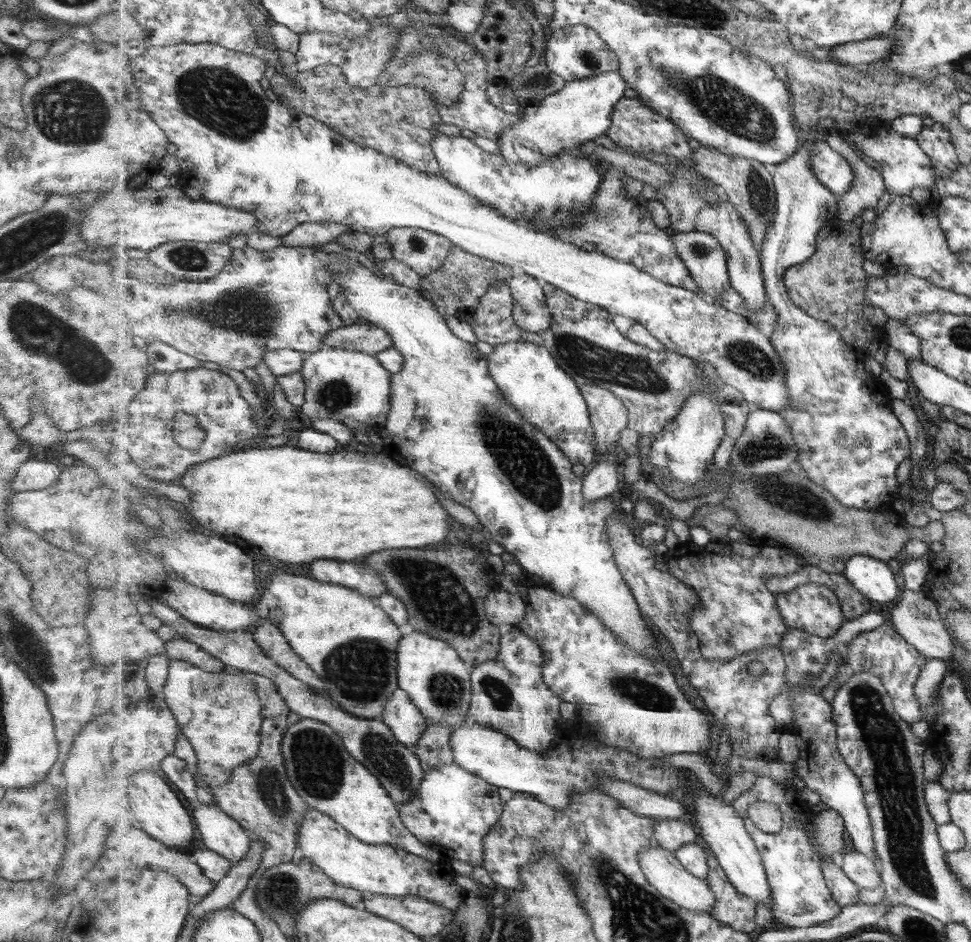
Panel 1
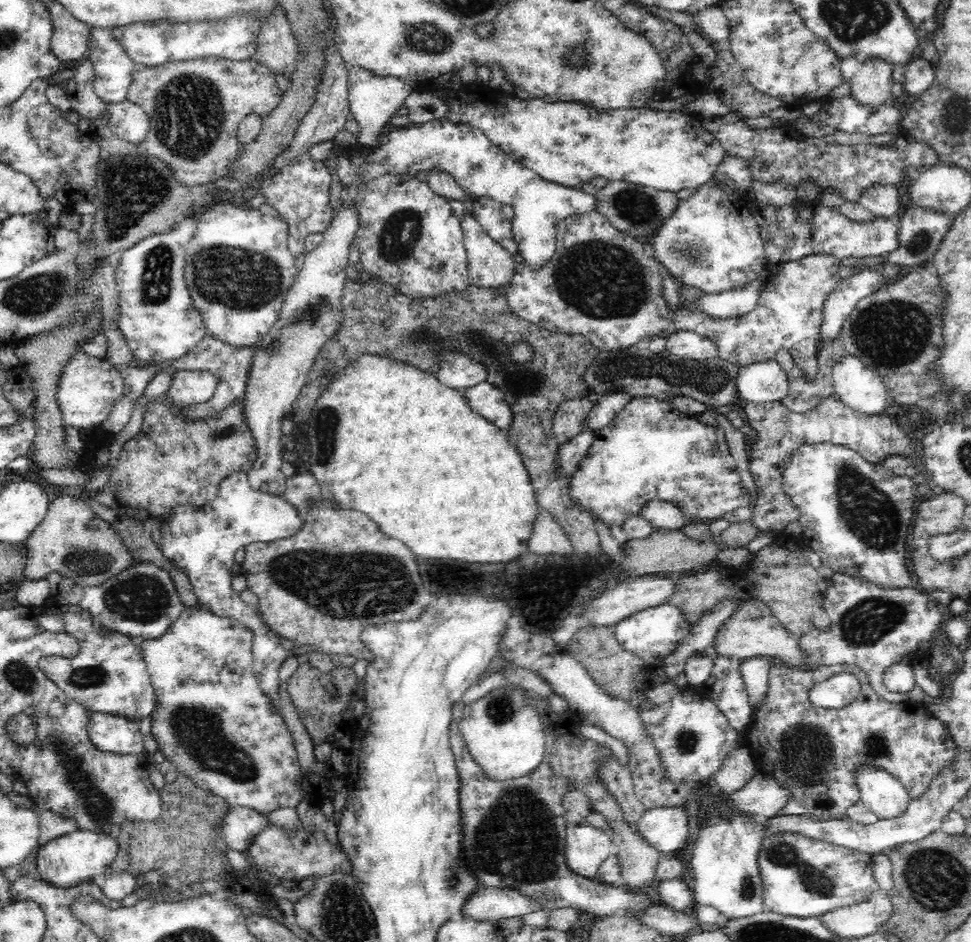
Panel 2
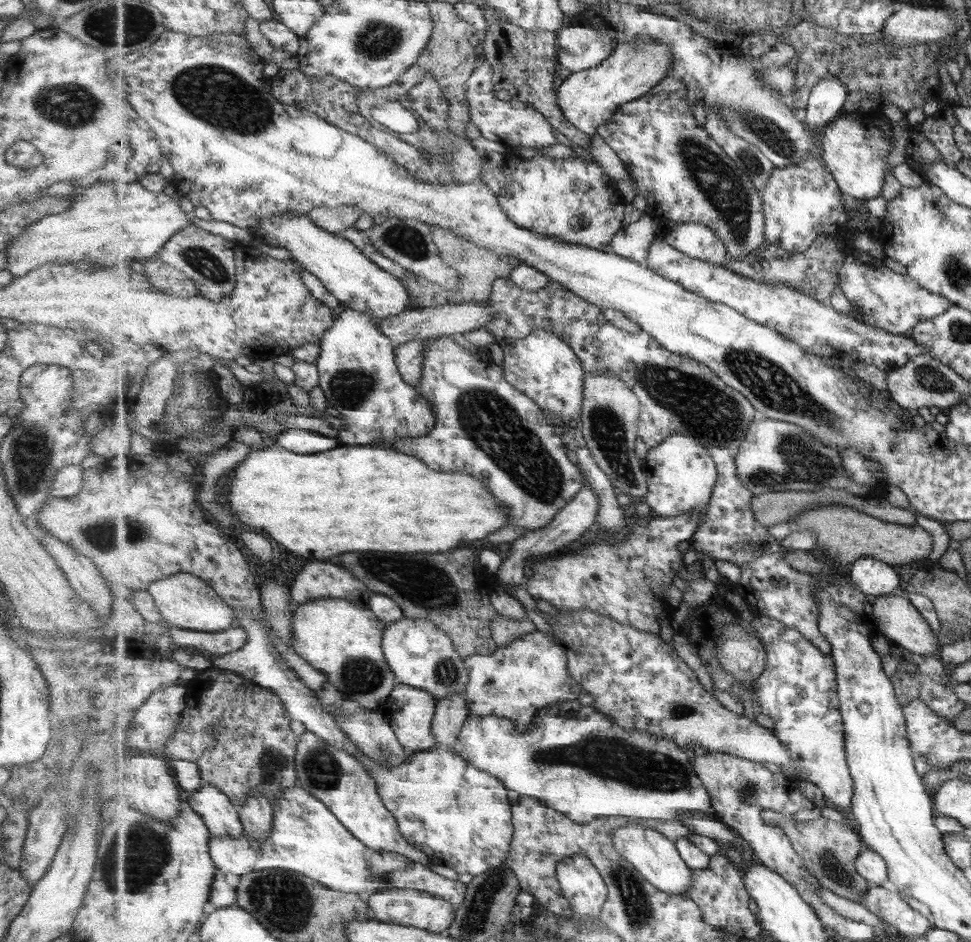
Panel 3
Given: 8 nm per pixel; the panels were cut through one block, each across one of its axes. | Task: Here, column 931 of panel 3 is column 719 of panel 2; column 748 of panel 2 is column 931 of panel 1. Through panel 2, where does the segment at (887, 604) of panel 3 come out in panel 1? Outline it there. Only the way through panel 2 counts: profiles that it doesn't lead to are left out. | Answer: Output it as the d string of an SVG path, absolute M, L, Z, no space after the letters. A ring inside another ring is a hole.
M905 587L901 599L893 607L890 615L896 631L928 659L947 660L952 658L955 638L953 635L951 636L951 631L941 620L941 614L937 610L937 601L927 596L925 591L917 592Z

